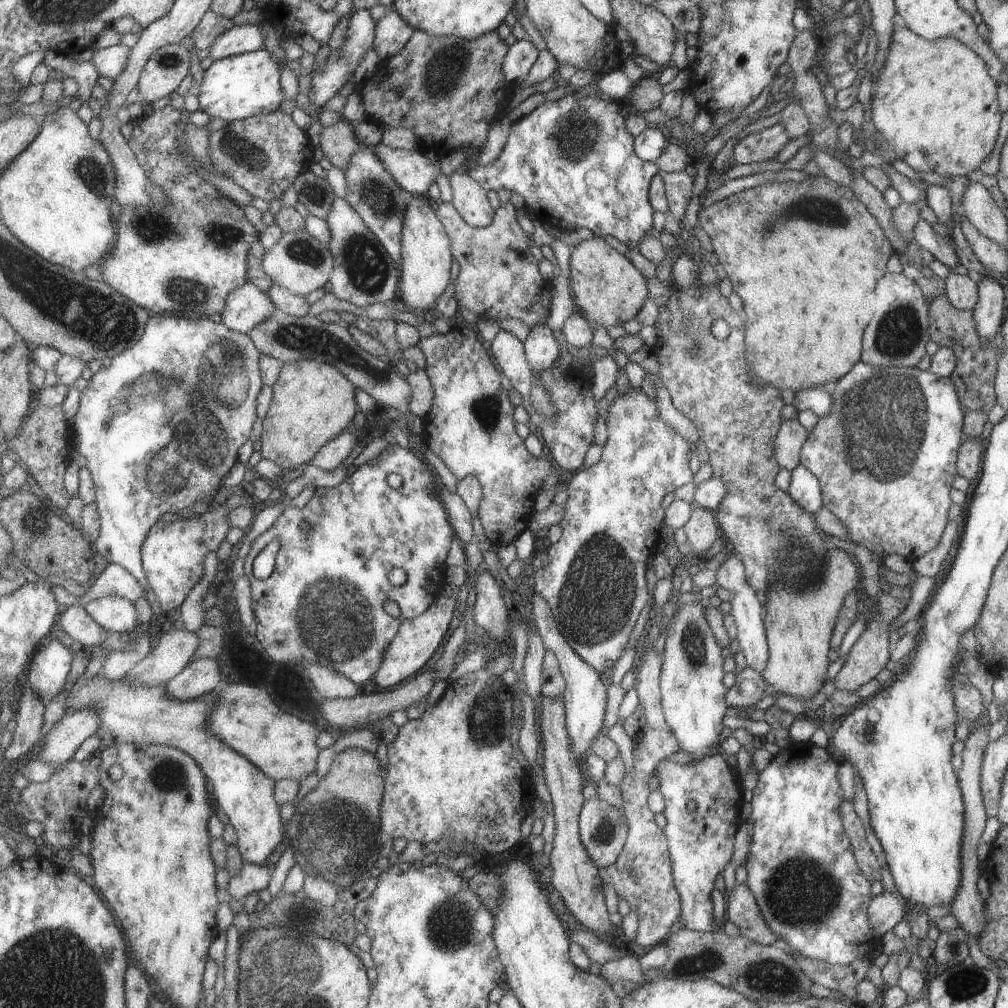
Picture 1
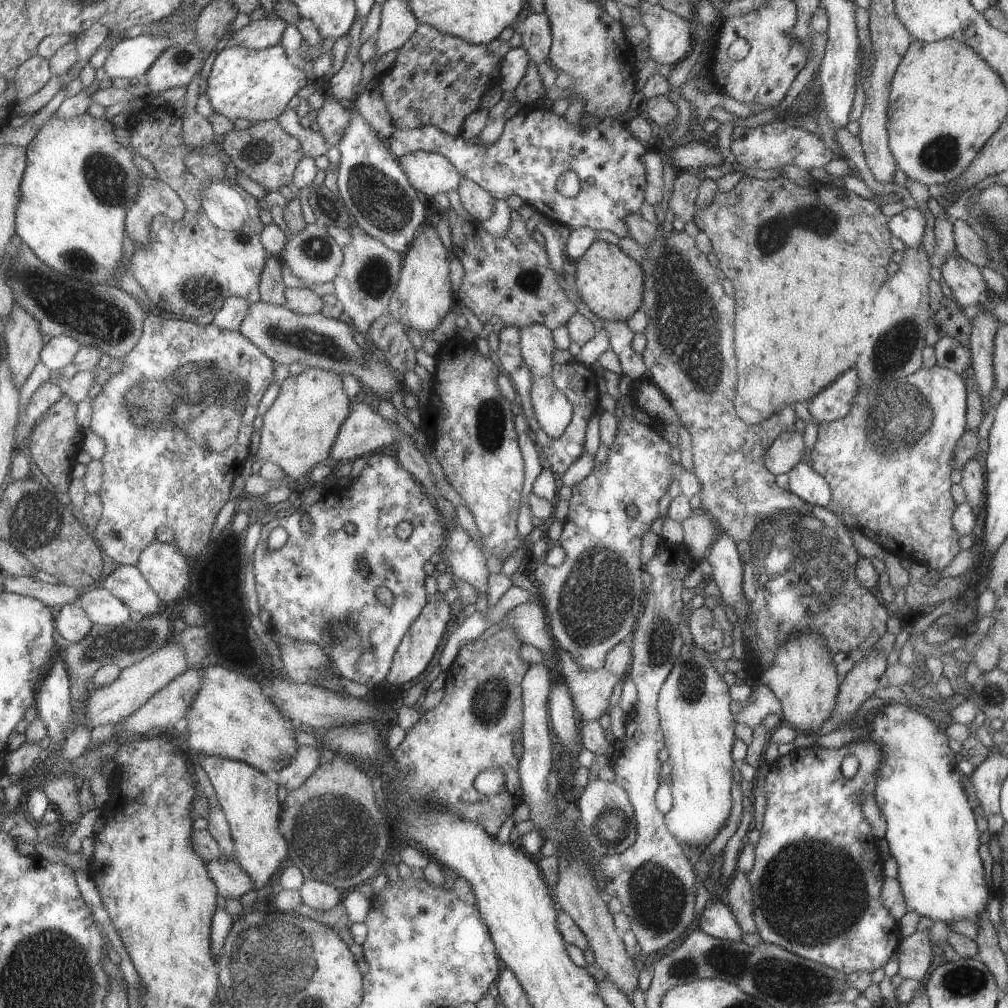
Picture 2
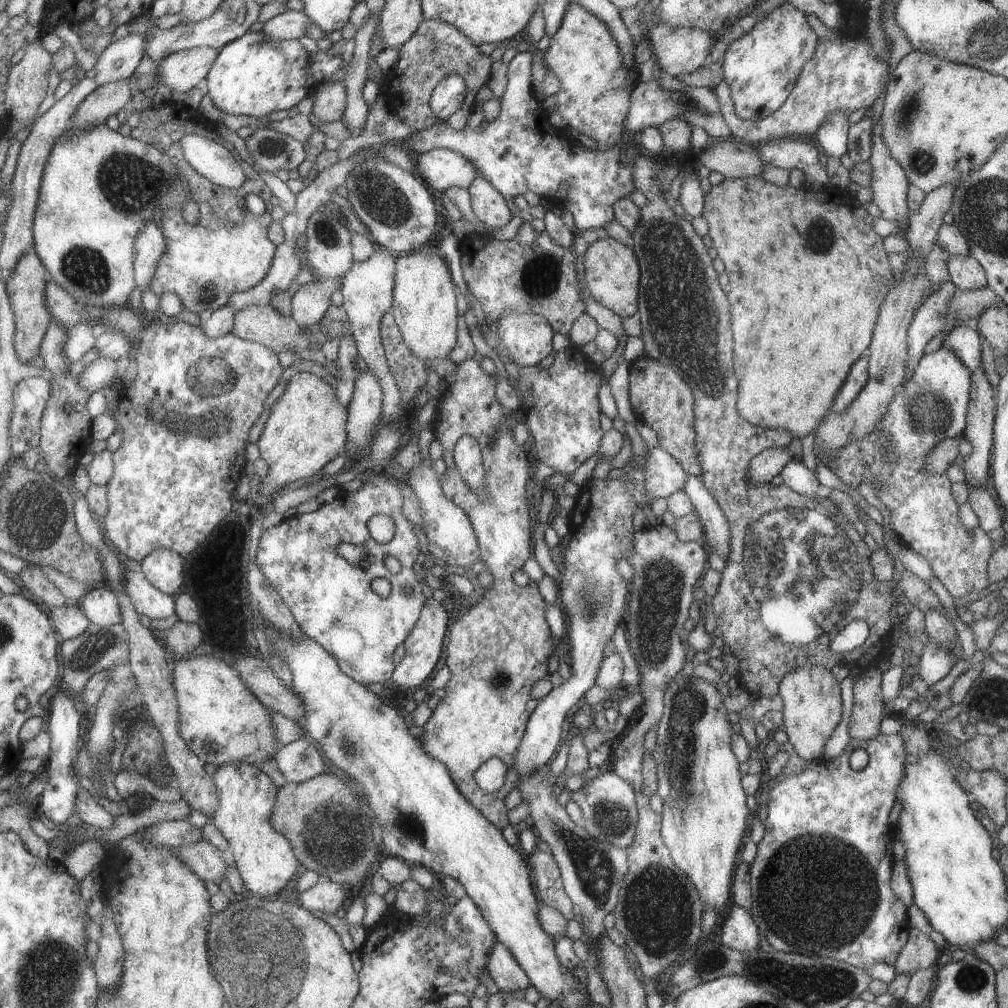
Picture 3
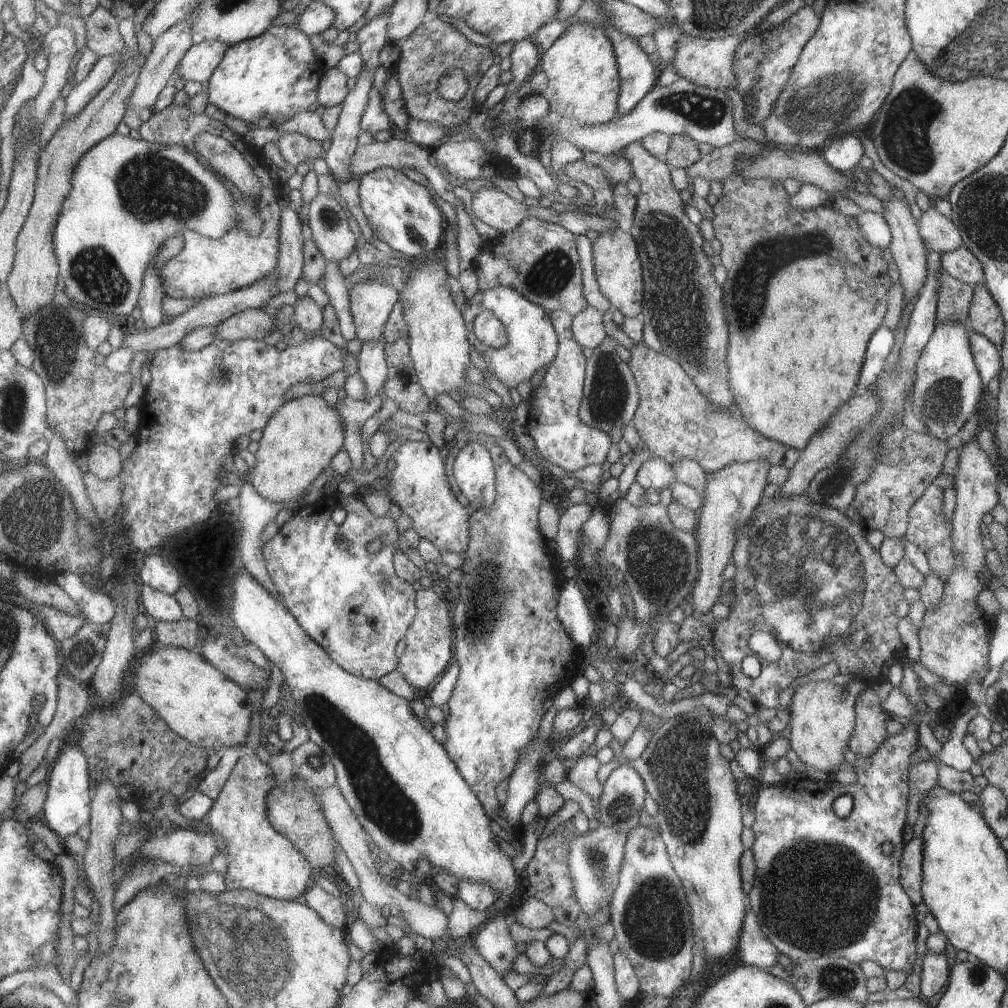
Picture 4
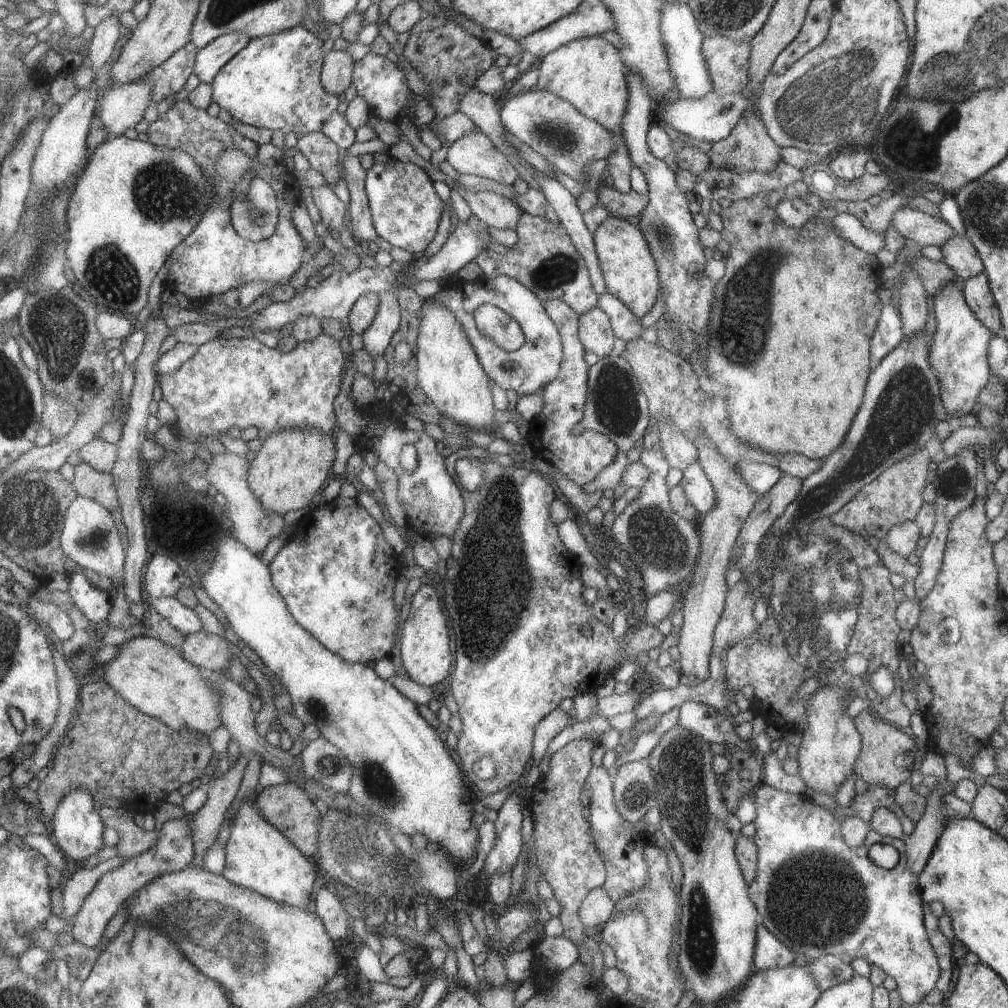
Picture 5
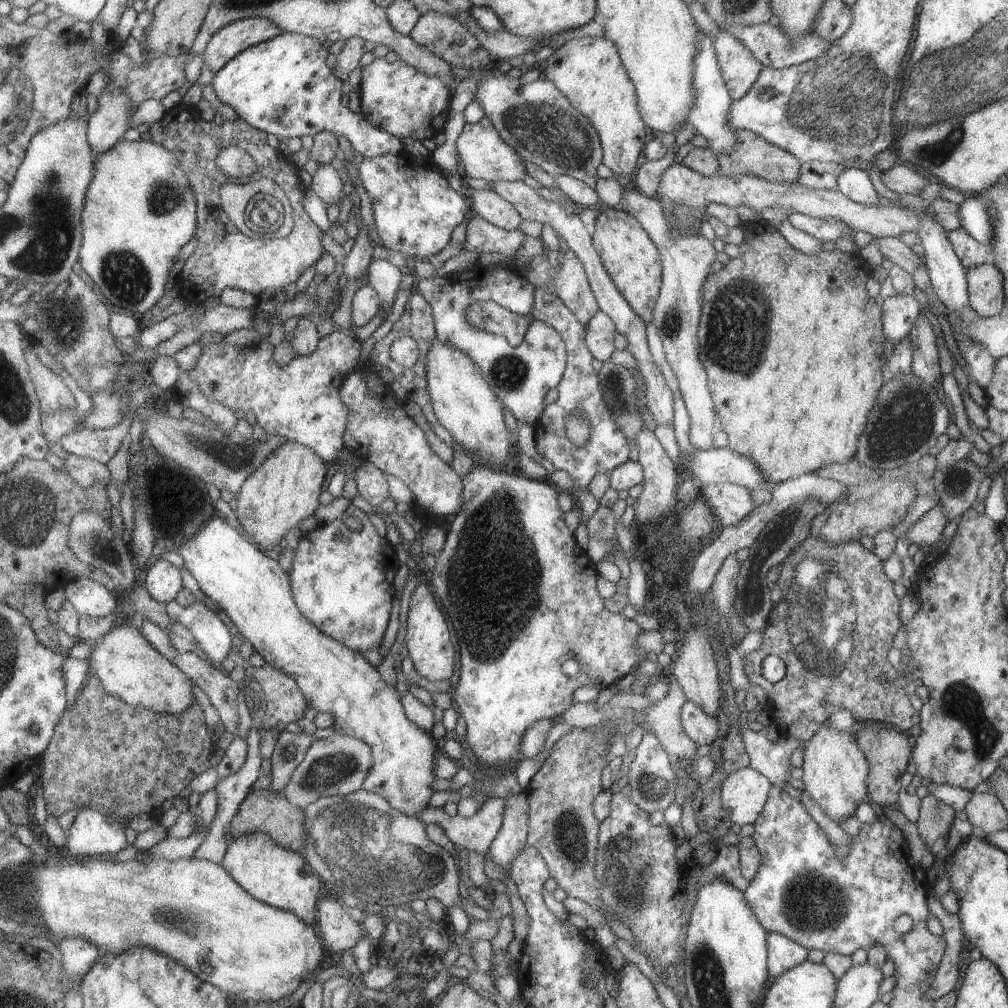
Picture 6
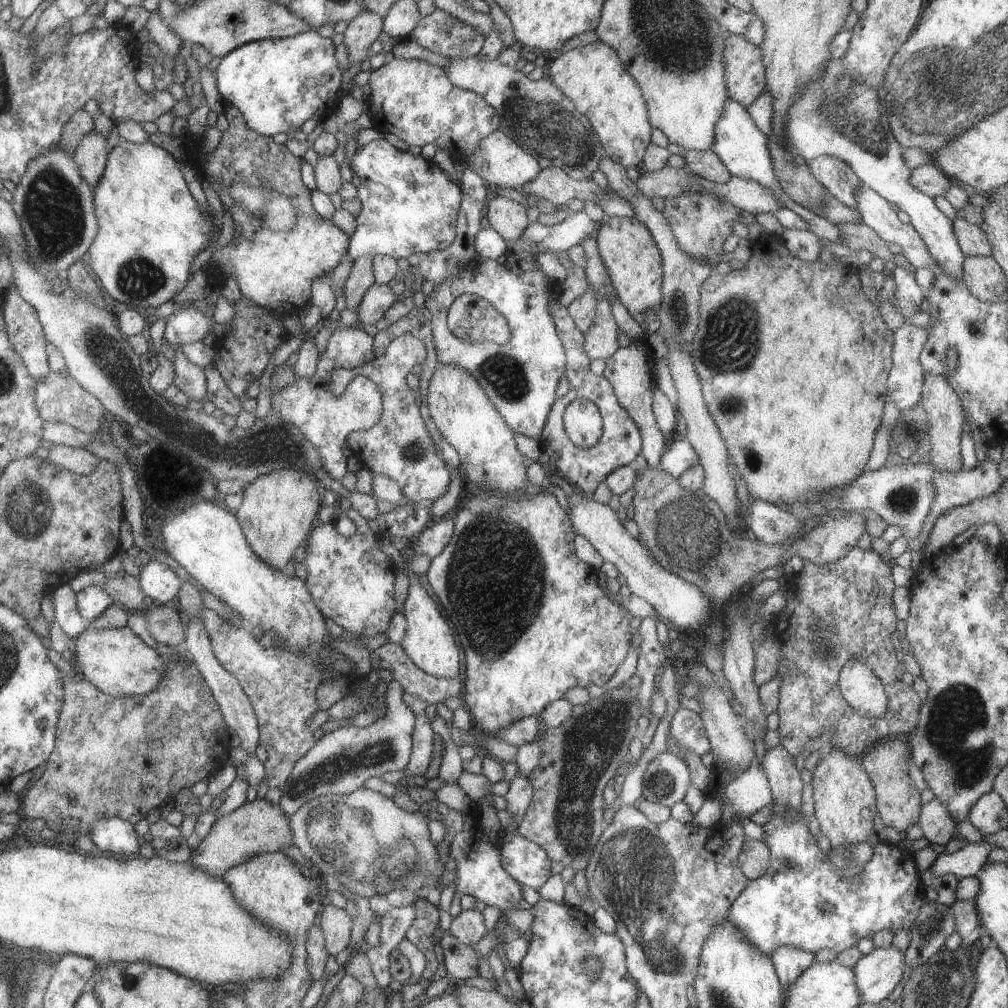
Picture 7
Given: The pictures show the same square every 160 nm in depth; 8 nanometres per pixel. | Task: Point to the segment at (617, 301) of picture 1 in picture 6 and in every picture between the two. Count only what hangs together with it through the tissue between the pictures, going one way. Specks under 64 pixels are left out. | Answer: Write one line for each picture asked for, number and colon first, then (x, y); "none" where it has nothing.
2: (610, 284)
3: (611, 273)
4: (616, 263)
5: (628, 269)
6: (629, 257)

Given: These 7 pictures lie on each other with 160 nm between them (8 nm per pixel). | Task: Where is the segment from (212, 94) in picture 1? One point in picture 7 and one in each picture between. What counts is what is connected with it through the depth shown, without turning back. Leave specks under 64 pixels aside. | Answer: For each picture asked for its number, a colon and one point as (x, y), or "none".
2: (255, 85)
3: (250, 76)
4: (276, 72)
5: (273, 82)
6: (282, 86)
7: (276, 84)

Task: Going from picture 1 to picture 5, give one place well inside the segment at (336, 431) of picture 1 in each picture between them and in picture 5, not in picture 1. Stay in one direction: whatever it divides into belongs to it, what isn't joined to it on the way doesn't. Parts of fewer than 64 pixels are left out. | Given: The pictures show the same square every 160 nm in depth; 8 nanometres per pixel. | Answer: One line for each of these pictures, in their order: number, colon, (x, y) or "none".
2: (298, 429)
3: (305, 428)
4: (298, 440)
5: (290, 465)

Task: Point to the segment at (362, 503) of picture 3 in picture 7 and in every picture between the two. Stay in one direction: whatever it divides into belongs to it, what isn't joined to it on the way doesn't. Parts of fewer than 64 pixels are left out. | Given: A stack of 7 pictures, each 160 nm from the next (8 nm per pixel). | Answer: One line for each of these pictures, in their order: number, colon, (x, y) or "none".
4: (335, 590)
5: (336, 572)
6: (341, 576)
7: (350, 580)

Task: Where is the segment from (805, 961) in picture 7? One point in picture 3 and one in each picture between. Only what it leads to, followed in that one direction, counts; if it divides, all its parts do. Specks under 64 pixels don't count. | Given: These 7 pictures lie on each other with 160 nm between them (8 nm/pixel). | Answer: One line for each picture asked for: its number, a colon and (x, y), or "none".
3: (738, 931)
4: (753, 949)
5: (769, 952)
6: (782, 954)

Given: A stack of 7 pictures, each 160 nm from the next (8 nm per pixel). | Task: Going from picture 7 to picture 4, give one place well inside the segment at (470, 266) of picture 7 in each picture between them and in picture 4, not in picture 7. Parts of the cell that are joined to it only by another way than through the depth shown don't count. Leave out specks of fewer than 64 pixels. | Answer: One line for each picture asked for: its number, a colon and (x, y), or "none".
4: (531, 343)
5: (536, 362)
6: (520, 376)

